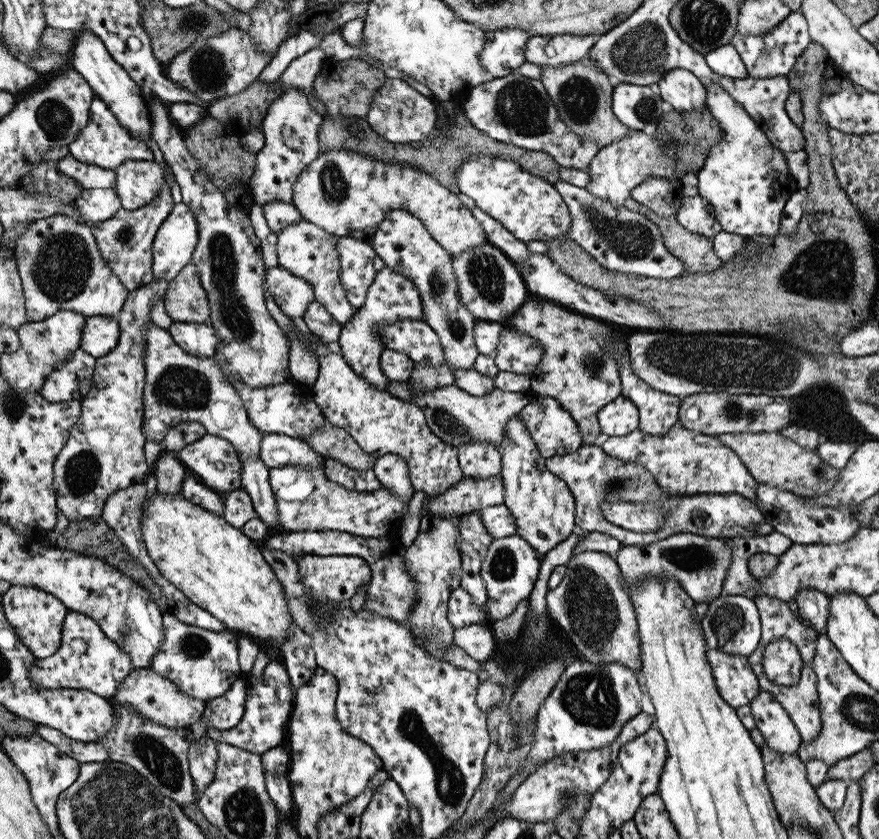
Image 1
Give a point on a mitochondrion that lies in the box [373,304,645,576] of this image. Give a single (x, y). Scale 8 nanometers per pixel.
(446, 422)

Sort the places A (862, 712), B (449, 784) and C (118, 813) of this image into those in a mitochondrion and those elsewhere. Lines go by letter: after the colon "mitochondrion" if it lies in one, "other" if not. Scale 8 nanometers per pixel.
A: mitochondrion
B: mitochondrion
C: mitochondrion

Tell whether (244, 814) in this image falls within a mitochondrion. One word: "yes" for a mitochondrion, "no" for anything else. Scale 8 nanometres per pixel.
yes

